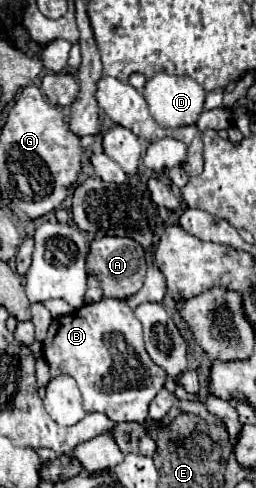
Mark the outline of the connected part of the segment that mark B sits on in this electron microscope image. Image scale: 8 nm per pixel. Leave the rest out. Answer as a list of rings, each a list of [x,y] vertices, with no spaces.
[[[102,298],[100,302],[82,306],[76,314],[68,314],[68,316],[64,316],[62,320],[56,318],[56,320],[50,324],[48,336],[46,336],[46,340],[44,340],[44,358],[46,358],[48,364],[50,364],[52,376],[70,374],[70,376],[78,382],[78,388],[82,390],[82,400],[84,400],[84,410],[86,410],[86,412],[102,412],[102,414],[106,414],[108,418],[112,418],[114,422],[140,422],[140,424],[142,424],[142,422],[148,418],[148,406],[150,406],[150,402],[154,400],[154,396],[158,394],[158,390],[164,386],[164,380],[166,380],[166,372],[164,372],[158,364],[152,362],[152,358],[148,356],[148,352],[146,352],[146,348],[144,348],[142,324],[136,320],[132,308],[128,308],[124,302],[120,302],[120,300],[116,300],[116,298]]]

